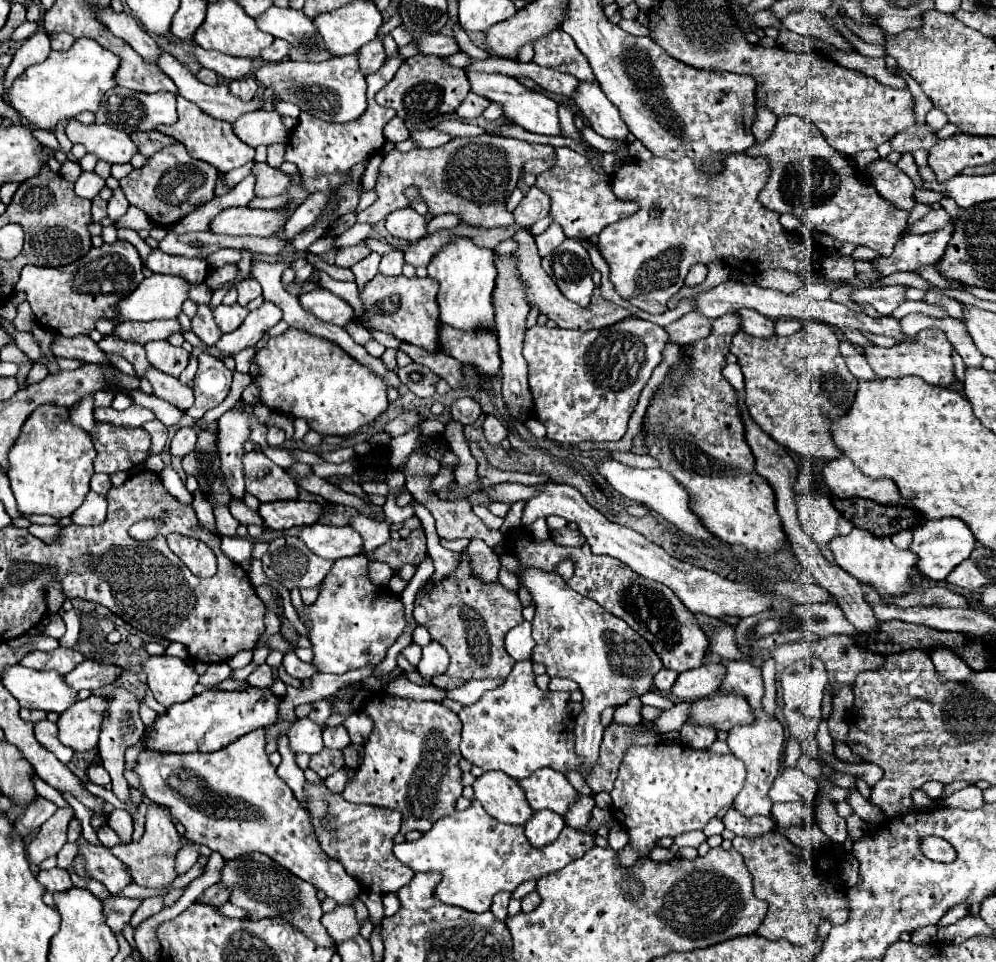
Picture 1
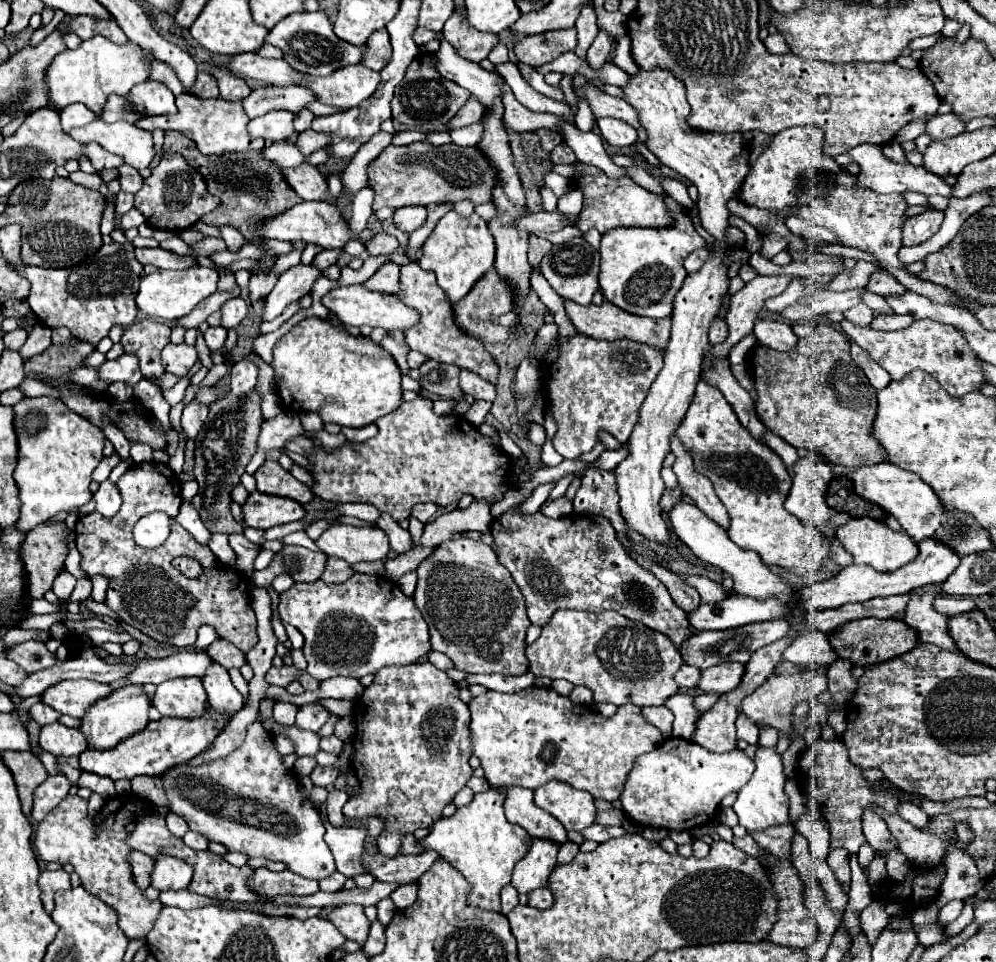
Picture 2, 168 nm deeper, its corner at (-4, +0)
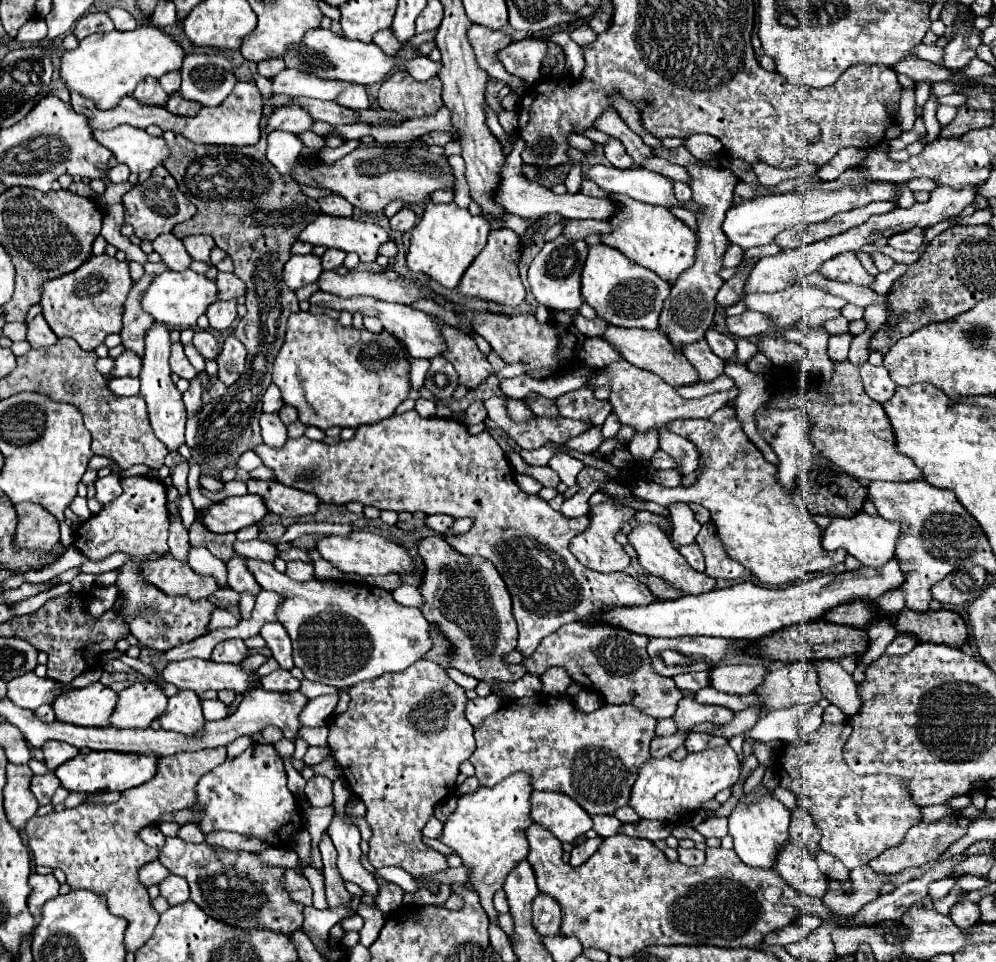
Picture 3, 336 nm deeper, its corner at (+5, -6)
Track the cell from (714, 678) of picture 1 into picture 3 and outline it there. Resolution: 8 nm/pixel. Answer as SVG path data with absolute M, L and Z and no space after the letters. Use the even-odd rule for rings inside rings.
M737 664L737 666L717 666L711 670L711 686L719 692L747 696L761 688L769 666L765 664Z

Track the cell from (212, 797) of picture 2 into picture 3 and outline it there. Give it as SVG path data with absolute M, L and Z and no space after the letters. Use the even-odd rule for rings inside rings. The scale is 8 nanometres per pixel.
M251 744L243 754L239 754L233 760L225 760L221 766L213 768L207 772L199 784L197 784L197 804L205 806L203 820L201 820L201 830L205 834L213 830L229 830L229 832L239 832L245 836L261 836L269 846L279 848L279 844L285 844L291 834L301 828L301 812L297 810L297 800L295 796L287 790L287 774L283 768L283 762L273 746L265 744Z

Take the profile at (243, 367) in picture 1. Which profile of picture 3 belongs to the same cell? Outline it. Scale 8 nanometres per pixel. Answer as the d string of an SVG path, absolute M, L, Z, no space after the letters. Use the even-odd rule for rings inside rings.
M231 332L225 338L223 350L221 350L219 358L217 358L217 364L219 364L219 380L225 382L227 386L231 386L241 376L241 372L245 370L245 356L247 356L245 346Z

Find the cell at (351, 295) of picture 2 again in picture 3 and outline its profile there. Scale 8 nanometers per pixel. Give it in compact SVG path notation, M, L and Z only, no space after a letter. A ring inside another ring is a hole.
M315 292L311 298L309 298L309 304L319 304L319 306L331 306L335 310L349 310L351 314L355 312L361 312L363 316L377 316L383 324L385 330L393 332L409 350L411 358L435 358L439 354L443 354L447 350L447 344L441 336L441 330L439 326L435 324L433 316L421 312L421 310L415 310L411 306L403 306L403 304L391 304L391 302L383 302L383 300L373 300L369 296L355 296L355 298L339 298L339 296L333 296L333 294L327 294L327 292Z

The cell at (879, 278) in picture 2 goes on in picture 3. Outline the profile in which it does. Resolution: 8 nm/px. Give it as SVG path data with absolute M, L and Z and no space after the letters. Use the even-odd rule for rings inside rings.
M843 252L841 256L835 256L833 260L825 262L819 272L823 276L827 276L831 280L839 280L839 282L851 282L851 284L859 284L859 286L873 284L873 276L869 276L861 268L861 262L855 252Z

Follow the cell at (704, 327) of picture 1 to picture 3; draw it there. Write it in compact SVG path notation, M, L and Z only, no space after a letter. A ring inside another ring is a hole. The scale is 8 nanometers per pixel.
M707 330L705 338L707 338L711 350L713 350L719 358L731 360L731 358L735 356L735 348L737 348L737 346L735 346L735 340L733 340L731 336L719 334L719 332L715 332L715 330Z

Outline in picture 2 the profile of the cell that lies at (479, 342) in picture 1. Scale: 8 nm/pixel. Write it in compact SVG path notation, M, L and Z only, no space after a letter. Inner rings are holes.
M492 268L472 290L470 294L466 294L466 298L462 298L458 304L454 304L454 320L460 326L460 330L464 330L468 336L480 340L482 344L502 344L510 338L512 330L508 326L500 326L496 322L498 316L510 312L514 308L512 302L512 294L508 290L508 286L504 286L504 282L498 278L496 270Z

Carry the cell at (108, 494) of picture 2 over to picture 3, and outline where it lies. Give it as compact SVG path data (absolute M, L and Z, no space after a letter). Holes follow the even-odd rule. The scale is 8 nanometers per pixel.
M109 474L105 478L97 478L95 482L95 488L97 488L97 500L101 504L107 504L111 502L113 498L117 498L121 494L121 482L119 482L119 476L117 474Z

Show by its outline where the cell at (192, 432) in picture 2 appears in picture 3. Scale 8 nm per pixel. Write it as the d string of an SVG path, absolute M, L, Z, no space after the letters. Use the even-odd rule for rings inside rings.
M195 376L191 380L191 384L189 384L189 390L183 392L183 402L185 402L185 408L187 408L187 416L193 416L199 410L199 406L201 406L201 390L203 390L201 380L199 380L199 376Z

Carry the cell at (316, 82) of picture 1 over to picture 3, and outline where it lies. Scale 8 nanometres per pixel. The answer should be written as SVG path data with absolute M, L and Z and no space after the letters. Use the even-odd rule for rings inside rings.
M349 84L349 88L337 98L337 104L345 106L345 108L353 108L353 110L365 110L371 106L365 86L361 86L361 84Z

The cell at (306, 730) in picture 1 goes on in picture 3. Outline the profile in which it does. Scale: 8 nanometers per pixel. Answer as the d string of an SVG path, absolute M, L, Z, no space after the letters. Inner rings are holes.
M339 690L333 694L319 696L315 700L309 700L305 710L301 712L301 726L327 726L331 712L335 710L339 702Z

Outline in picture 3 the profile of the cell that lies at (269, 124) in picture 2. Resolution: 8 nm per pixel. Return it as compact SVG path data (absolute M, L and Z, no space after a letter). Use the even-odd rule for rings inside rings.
M287 104L273 112L267 128L299 134L299 132L313 130L313 122L315 122L313 116L309 116L309 112L305 112L305 108L301 108L301 104Z

